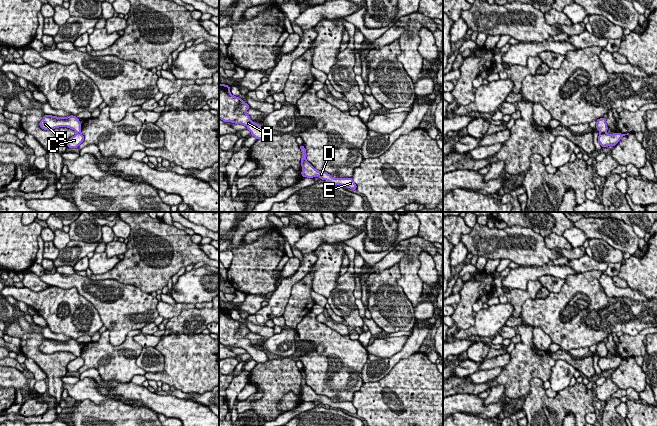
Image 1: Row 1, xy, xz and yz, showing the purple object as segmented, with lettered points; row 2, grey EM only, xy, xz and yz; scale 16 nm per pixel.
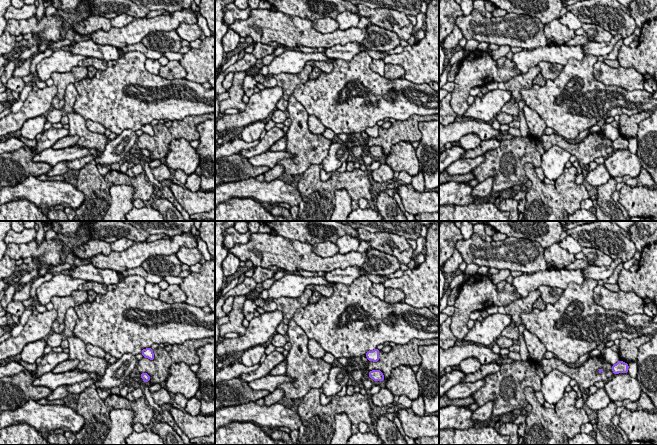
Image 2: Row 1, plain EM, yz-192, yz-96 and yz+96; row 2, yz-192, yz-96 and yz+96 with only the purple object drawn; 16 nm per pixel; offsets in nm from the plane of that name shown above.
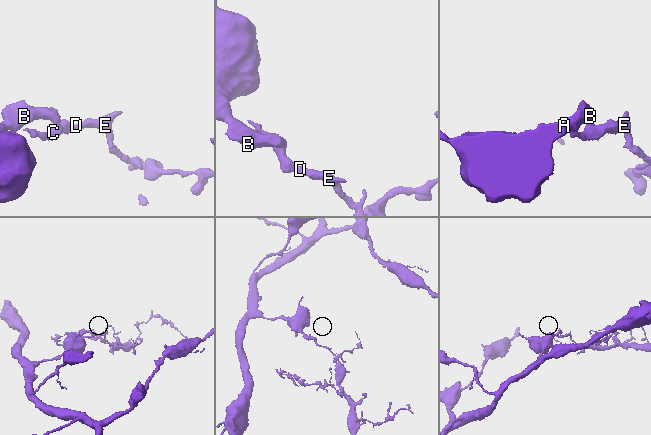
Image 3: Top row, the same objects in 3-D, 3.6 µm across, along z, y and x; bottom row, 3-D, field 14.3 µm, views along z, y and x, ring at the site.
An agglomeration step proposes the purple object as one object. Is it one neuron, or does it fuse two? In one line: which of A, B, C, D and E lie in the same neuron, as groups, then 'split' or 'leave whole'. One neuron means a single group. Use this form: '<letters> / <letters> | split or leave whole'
A B / C D E | split

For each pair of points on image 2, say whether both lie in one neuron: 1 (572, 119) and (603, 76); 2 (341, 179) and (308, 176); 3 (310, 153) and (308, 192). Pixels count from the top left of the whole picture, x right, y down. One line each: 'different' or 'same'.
1: different
2: same
3: different

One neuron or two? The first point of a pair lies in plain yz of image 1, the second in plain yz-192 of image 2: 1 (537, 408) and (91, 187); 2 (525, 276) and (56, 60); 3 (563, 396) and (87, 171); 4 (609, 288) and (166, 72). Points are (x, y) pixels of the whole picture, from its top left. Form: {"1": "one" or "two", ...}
{"1": "one", "2": "one", "3": "one", "4": "two"}

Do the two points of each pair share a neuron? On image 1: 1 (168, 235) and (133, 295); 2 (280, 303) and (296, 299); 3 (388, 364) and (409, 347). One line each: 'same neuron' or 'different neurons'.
1: different neurons
2: different neurons
3: same neuron

